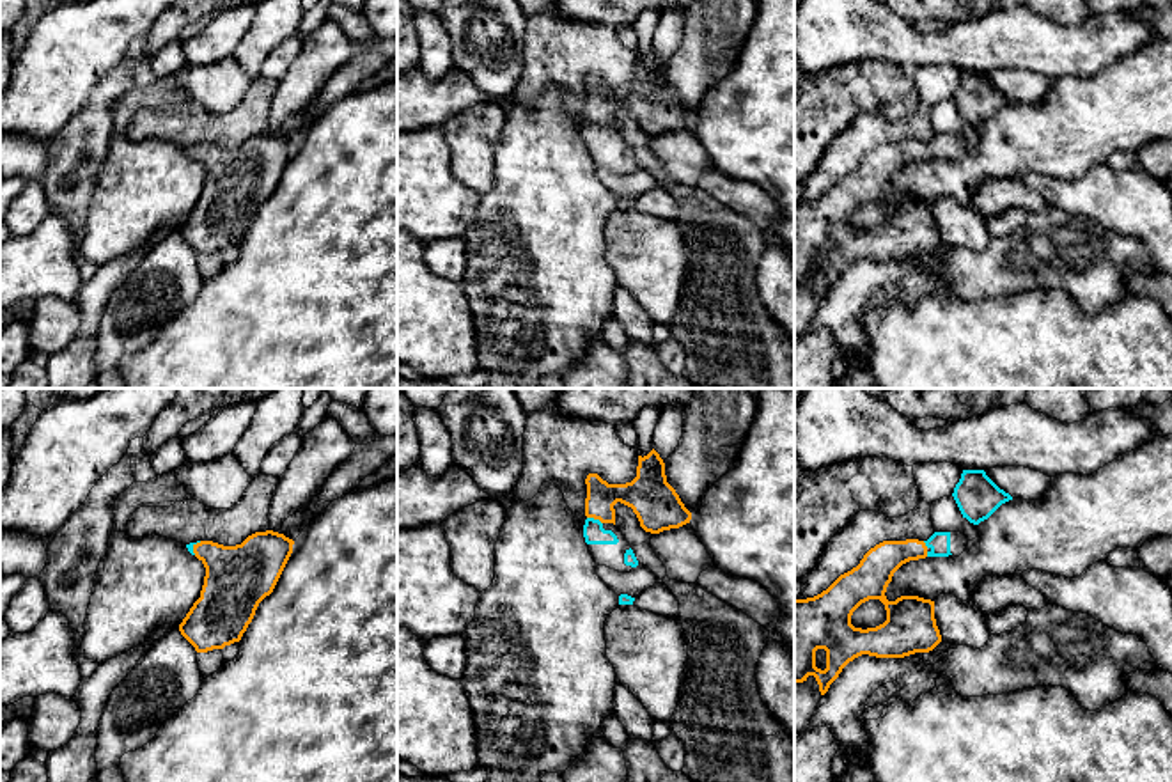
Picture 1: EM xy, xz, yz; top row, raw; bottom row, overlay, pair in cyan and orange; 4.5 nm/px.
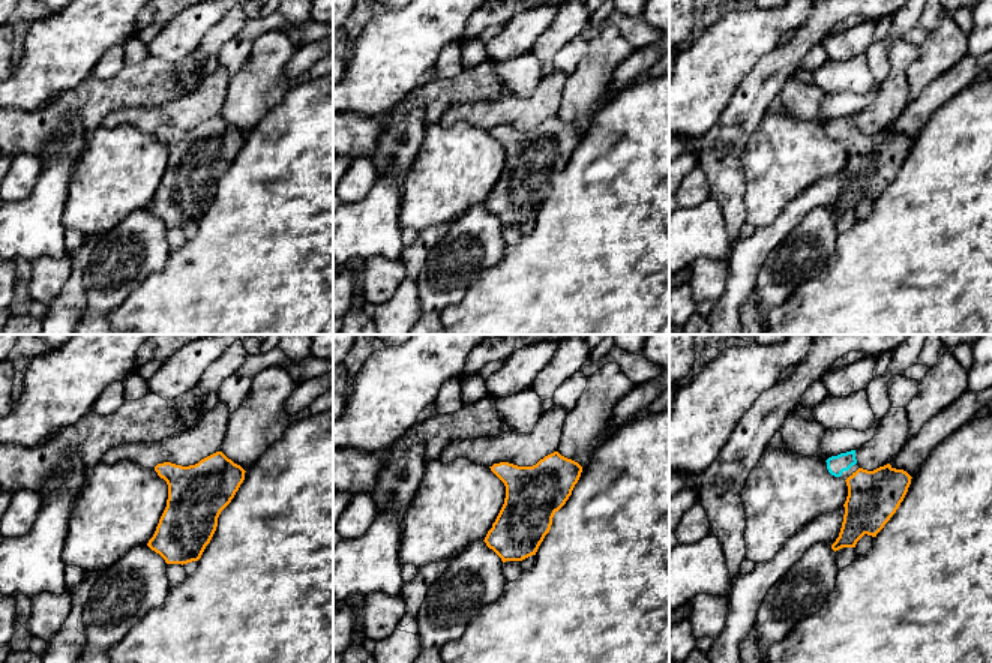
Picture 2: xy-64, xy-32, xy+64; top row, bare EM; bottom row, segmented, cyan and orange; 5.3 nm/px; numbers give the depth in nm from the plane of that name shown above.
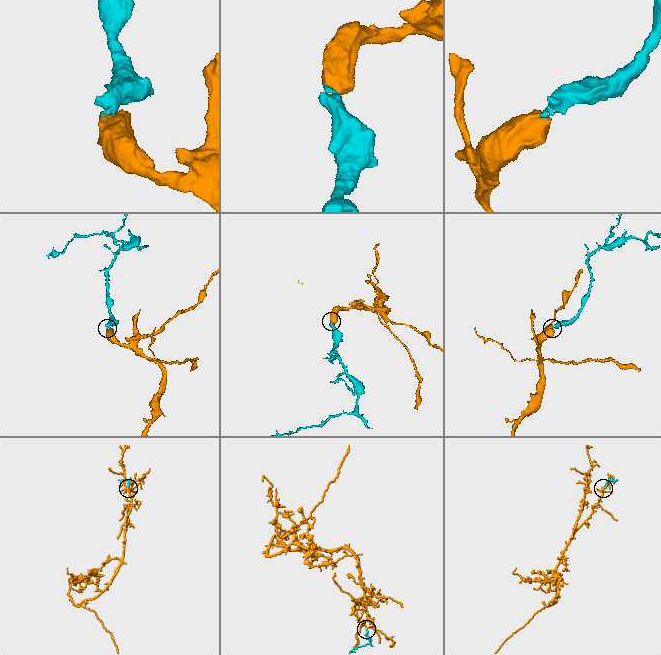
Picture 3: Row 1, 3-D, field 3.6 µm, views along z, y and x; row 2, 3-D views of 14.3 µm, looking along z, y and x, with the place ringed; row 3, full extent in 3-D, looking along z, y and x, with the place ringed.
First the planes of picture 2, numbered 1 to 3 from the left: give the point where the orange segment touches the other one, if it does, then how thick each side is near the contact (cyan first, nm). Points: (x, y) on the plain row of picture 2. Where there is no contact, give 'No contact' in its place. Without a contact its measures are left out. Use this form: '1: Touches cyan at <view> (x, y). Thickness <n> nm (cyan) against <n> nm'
1: No contact
2: No contact
3: No contact

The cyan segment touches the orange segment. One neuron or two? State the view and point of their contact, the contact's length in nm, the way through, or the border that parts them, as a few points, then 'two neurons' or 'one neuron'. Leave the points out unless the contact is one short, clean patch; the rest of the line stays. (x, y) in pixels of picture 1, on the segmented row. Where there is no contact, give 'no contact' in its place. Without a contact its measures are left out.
xz (593, 518) | 80 nm | across xz (593, 531), (593, 518), (616, 495), (642, 495) | one neuron

